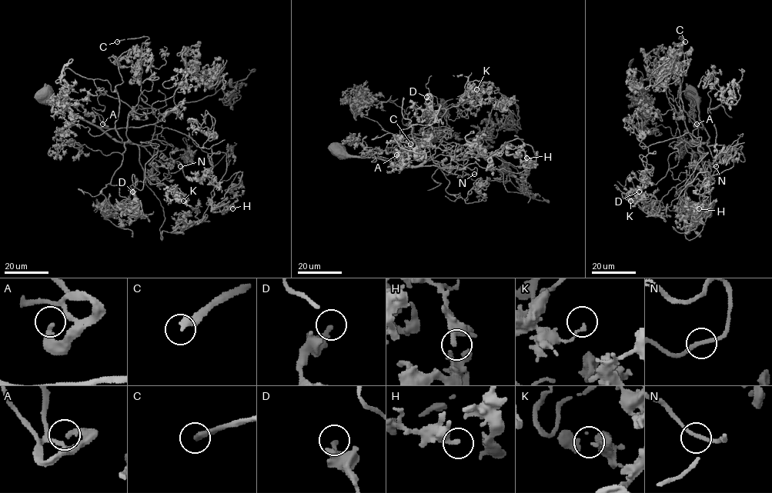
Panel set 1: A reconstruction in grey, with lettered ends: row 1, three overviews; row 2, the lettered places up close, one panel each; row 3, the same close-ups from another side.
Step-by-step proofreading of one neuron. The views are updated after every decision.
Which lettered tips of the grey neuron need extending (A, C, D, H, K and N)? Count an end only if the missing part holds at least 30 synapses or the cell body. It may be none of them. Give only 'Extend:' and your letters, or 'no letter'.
Extend: no letter

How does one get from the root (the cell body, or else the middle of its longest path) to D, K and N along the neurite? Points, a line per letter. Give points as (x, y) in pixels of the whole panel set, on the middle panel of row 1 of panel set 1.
D: (335, 148), (393, 162), (463, 158), (458, 144), (442, 141), (432, 161), (426, 97)
K: (335, 148), (393, 162), (440, 154), (463, 158), (458, 144), (442, 140), (451, 131), (439, 122), (476, 89)
N: (335, 148), (393, 162), (463, 158), (454, 142), (442, 141), (422, 164), (474, 174)

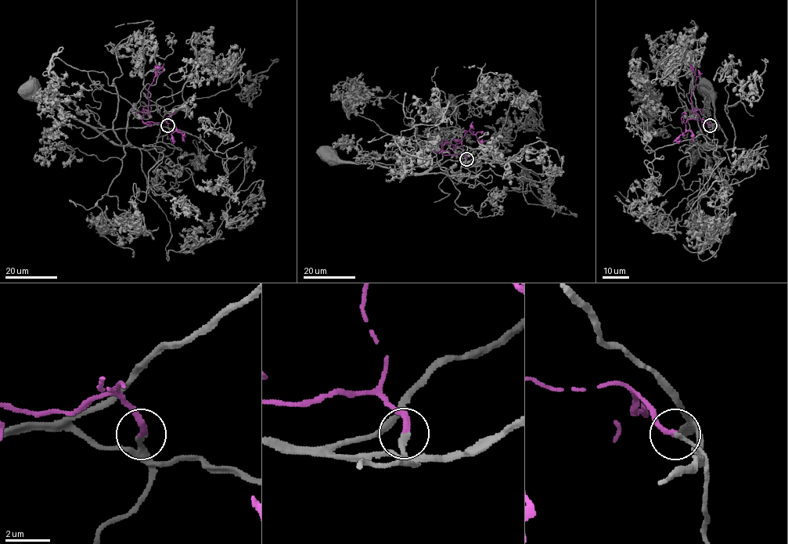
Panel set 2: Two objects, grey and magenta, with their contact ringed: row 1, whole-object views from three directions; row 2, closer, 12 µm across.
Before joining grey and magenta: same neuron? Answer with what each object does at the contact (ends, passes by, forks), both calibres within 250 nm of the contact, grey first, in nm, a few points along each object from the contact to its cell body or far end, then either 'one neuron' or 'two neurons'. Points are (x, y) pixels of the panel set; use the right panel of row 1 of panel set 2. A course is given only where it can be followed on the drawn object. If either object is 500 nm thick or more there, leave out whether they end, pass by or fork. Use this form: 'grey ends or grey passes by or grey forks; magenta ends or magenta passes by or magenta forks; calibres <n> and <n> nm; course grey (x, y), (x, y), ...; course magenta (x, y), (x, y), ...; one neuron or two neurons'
grey ends; magenta ends; calibres 220 and 280 nm; course grey (710, 125), (720, 128), (715, 119), (714, 104), (701, 89), (703, 89); course magenta (710, 125), (702, 121), (692, 109), (696, 109), (694, 114), (690, 96), (696, 78), (692, 65); one neuron

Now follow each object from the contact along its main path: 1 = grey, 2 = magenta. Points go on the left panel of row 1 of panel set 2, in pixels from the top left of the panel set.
1: (167, 125), (114, 129), (93, 128), (42, 102), (26, 89)
2: (167, 125), (164, 120), (142, 121), (143, 108), (150, 113), (149, 87), (162, 70), (154, 65)

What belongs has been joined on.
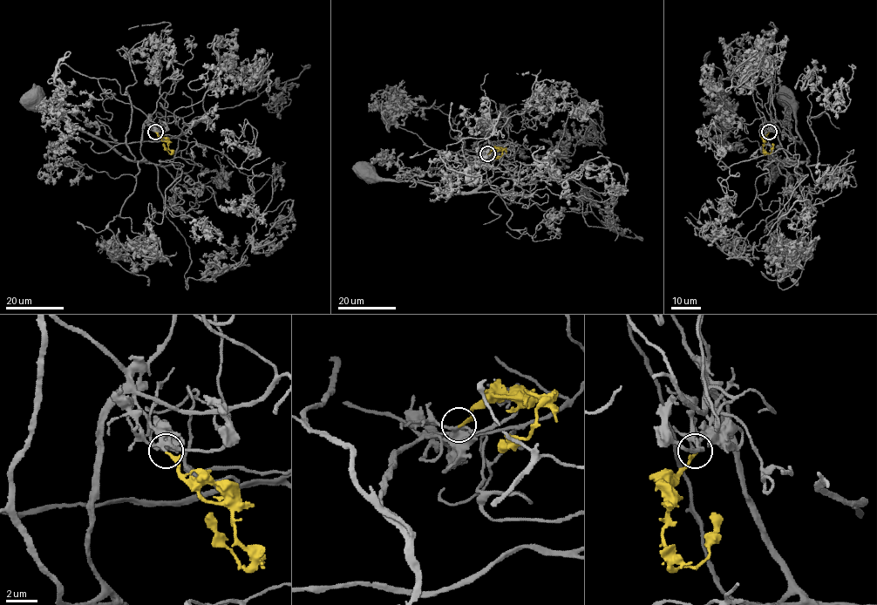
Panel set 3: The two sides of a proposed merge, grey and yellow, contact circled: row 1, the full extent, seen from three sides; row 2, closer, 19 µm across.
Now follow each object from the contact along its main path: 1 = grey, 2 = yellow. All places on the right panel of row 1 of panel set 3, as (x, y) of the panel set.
1: (769, 132), (771, 121), (780, 132), (802, 142), (797, 132), (796, 115), (781, 98), (783, 98)
2: (769, 132), (764, 139), (764, 152), (771, 152), (773, 143)

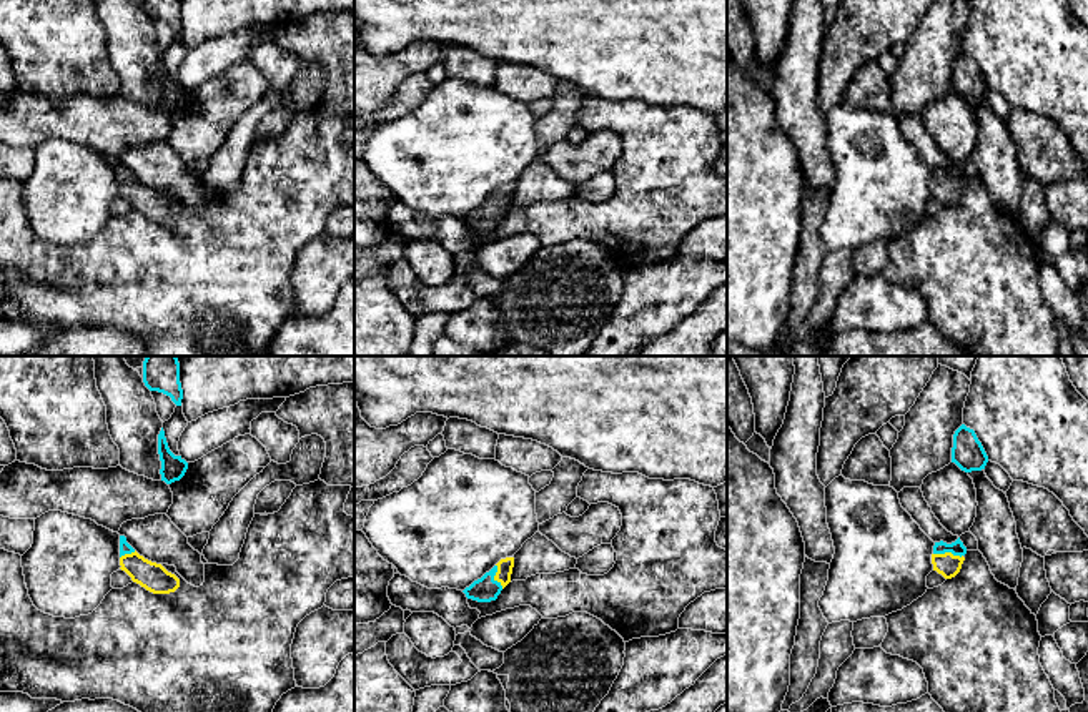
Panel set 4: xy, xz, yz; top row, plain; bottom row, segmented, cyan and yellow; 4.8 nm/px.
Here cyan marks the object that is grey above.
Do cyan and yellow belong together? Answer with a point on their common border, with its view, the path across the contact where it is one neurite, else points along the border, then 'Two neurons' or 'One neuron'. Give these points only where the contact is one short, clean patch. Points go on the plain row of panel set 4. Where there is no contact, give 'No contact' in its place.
Touches cyan at yz (949, 178). Path across: yz (957, 175), (949, 178), (947, 192). One neuron

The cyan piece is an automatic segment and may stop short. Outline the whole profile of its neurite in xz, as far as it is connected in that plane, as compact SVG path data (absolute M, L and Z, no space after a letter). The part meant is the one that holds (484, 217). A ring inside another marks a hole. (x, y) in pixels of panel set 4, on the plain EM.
M514 185L501 186L489 200L474 208L462 220L477 230L496 228L501 218L511 210Z

